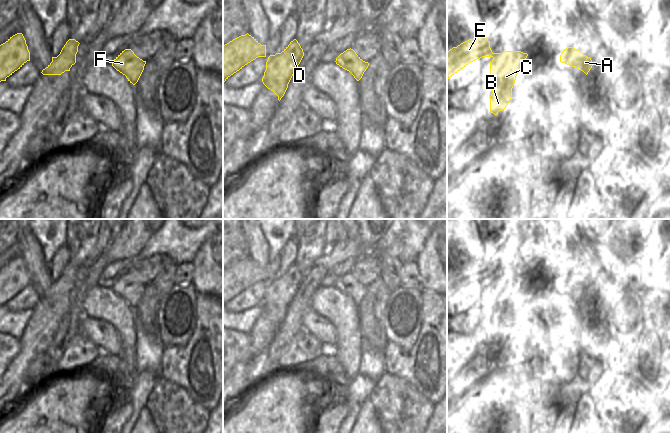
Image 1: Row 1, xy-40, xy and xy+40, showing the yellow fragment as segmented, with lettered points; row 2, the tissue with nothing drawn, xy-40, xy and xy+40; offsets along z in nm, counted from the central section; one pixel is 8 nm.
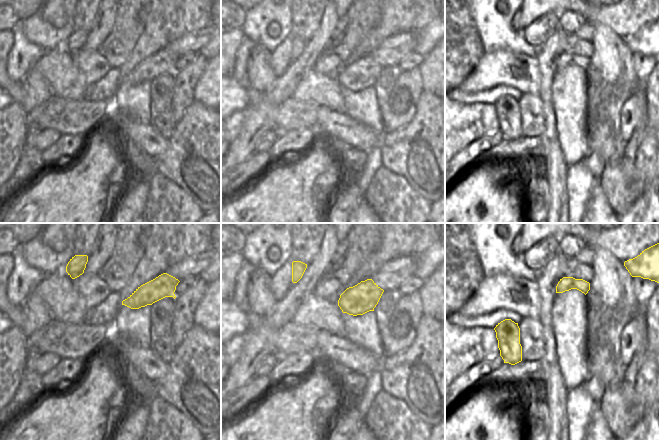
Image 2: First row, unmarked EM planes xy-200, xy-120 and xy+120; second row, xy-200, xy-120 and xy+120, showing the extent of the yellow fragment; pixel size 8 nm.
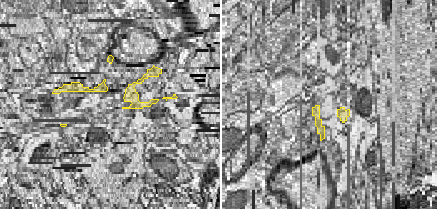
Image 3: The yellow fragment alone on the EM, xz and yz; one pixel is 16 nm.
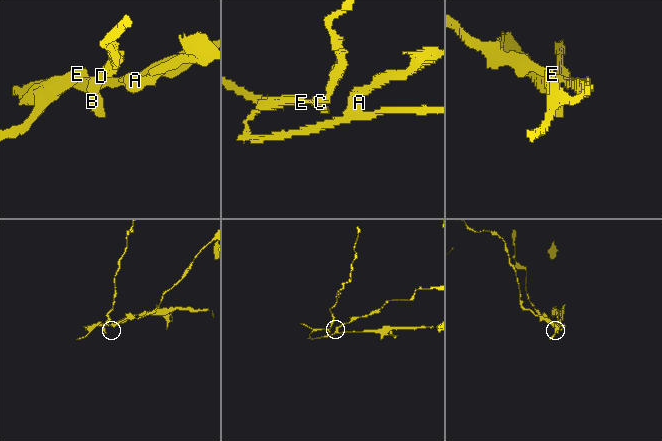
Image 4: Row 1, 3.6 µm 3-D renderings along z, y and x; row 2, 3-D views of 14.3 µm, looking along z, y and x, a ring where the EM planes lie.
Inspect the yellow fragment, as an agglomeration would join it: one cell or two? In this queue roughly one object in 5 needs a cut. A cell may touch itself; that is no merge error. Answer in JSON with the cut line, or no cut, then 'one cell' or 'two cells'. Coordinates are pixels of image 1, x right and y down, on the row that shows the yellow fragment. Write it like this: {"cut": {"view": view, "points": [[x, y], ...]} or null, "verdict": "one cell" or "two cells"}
{"cut": {"view": "xy+40", "points": [[500, 53], [493, 58]]}, "verdict": "two cells"}

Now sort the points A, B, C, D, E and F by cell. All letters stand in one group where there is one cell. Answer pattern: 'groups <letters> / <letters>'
groups A E F / B C D

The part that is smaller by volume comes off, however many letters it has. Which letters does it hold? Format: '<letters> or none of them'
B, C, D

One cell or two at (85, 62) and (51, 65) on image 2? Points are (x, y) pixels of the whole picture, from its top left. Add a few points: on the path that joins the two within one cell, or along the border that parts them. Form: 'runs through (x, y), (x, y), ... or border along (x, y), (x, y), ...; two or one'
border along (72, 55), (87, 84); two

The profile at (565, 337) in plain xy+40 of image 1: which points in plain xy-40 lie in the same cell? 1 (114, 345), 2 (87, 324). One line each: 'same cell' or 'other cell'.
1: other cell
2: other cell

